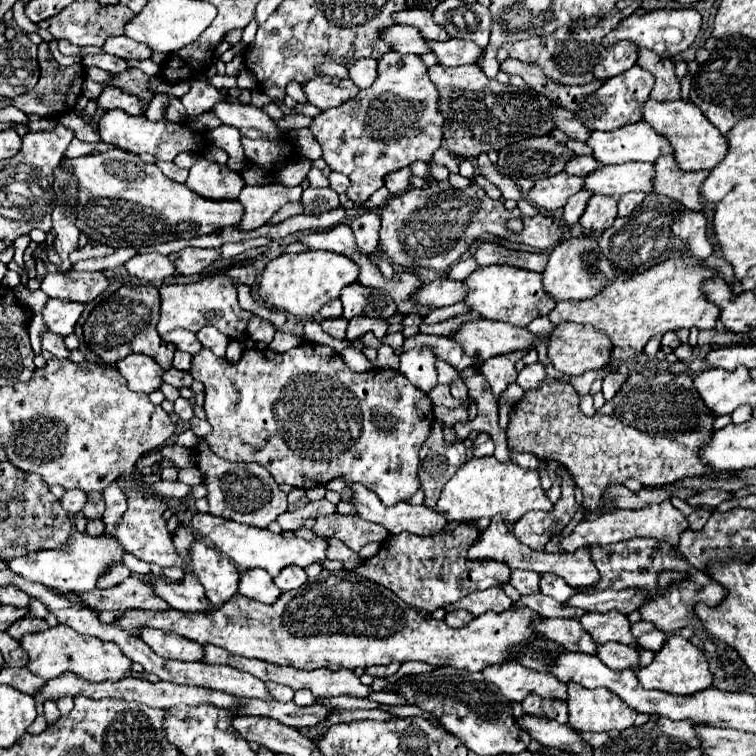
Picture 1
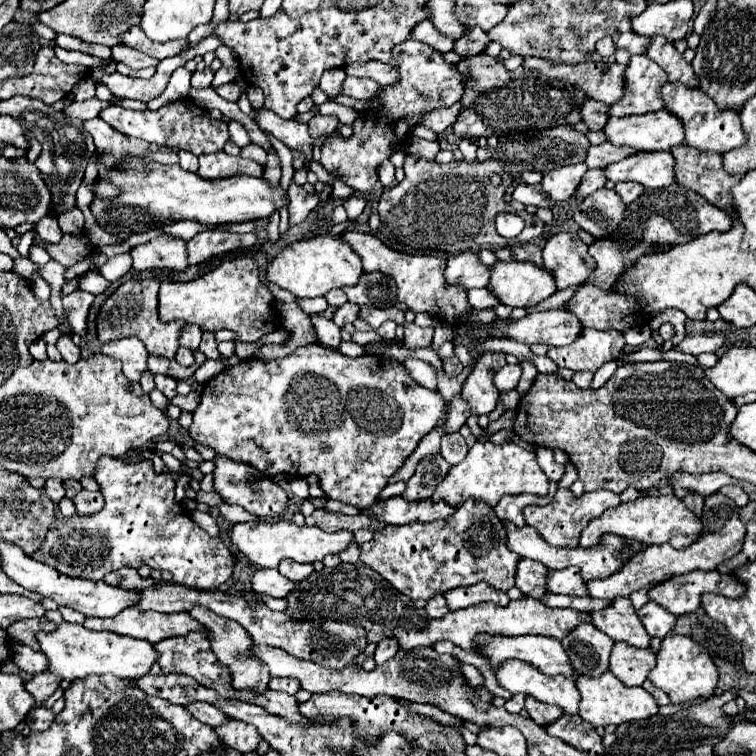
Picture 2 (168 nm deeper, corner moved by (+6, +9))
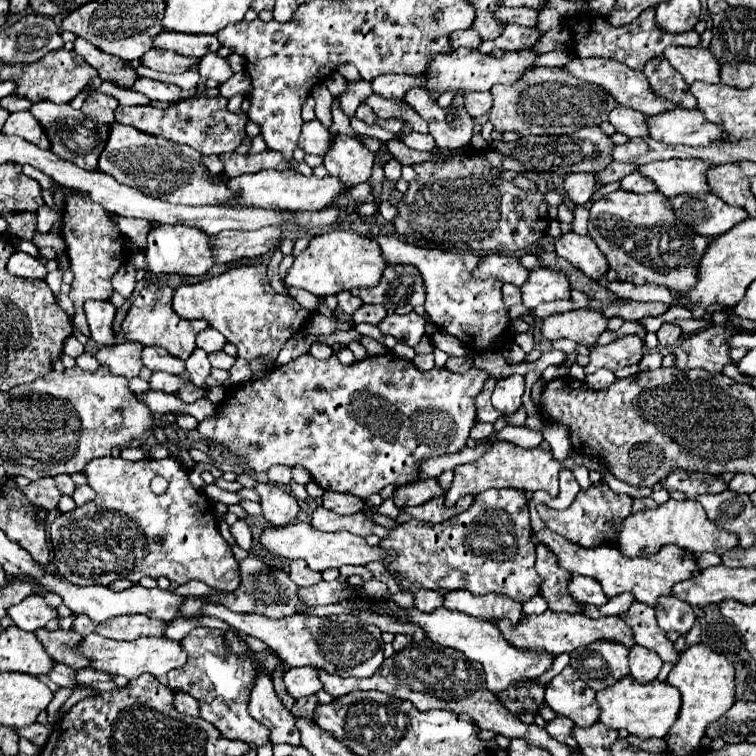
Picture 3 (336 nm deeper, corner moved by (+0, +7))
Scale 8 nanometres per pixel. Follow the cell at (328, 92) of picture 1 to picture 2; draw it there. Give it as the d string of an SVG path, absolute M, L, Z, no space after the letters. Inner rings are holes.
M347 77L343 83L343 93L355 99L369 99L381 91L381 85L375 79L361 79L361 77Z

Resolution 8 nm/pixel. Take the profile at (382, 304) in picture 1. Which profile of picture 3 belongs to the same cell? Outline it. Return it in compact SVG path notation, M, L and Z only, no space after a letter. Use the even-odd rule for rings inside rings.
M391 265L383 271L379 285L371 289L353 289L351 293L363 303L383 305L389 313L393 313L397 305L411 303L417 307L425 301L423 281L413 265Z

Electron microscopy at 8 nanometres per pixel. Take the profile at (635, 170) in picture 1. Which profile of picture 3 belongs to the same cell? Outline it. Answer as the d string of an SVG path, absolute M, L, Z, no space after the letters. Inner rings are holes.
M669 159L669 161L653 161L647 165L639 165L635 171L657 185L665 197L675 197L681 193L705 193L709 191L705 169L711 163L695 161L695 159Z

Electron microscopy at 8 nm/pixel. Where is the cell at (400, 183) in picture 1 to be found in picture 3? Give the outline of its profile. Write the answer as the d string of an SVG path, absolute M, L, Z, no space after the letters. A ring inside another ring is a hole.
M391 159L385 163L385 179L393 183L401 179L401 163L397 159Z

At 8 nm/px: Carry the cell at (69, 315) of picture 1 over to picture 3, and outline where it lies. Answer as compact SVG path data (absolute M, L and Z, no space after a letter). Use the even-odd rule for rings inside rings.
M85 301L85 315L87 323L91 329L91 339L99 345L113 345L113 317L115 317L115 307L109 301Z

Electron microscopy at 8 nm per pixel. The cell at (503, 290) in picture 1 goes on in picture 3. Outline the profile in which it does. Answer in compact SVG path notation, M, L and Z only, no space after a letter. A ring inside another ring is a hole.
M531 269L529 279L521 285L523 305L533 311L539 303L555 301L555 299L569 299L569 281L563 273L555 273L549 269Z

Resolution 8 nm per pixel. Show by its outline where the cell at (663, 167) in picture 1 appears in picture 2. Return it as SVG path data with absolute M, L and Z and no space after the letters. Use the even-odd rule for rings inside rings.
M679 145L679 147L673 147L671 149L673 157L675 157L675 167L677 167L677 183L687 187L687 189L693 189L695 193L699 193L701 197L705 197L709 203L713 203L715 207L721 207L721 209L733 209L733 197L729 195L731 187L743 177L741 175L729 175L725 169L723 169L723 159L721 155L717 153L701 153L689 145Z

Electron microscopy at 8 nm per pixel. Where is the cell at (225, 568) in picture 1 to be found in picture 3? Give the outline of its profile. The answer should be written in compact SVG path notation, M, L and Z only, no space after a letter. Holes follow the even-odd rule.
M99 457L95 461L89 461L83 473L87 475L87 483L97 491L97 499L91 505L61 513L49 525L53 565L63 577L67 577L67 581L73 581L77 585L109 585L121 577L127 577L133 583L139 583L141 577L167 577L171 581L177 581L179 585L197 579L221 591L235 591L239 587L239 565L233 559L231 545L221 537L217 529L213 507L207 501L205 493L191 487L189 473L177 459L143 459L133 463L121 457ZM155 475L161 475L169 481L167 493L155 495L149 489L149 483Z

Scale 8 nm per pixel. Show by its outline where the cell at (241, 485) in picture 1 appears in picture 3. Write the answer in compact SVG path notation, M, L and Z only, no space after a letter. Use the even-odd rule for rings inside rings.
M257 483L255 489L261 495L263 517L271 525L283 527L287 523L295 523L297 513L299 513L299 505L297 505L297 499L287 489L277 487L277 485L269 485L269 483Z

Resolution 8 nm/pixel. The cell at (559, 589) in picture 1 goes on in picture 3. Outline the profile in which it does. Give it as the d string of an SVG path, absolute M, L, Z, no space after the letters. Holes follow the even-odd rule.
M575 575L575 577L569 581L567 589L569 589L569 595L571 595L575 601L579 601L579 603L593 603L593 605L597 605L597 607L603 605L603 603L607 603L607 597L603 595L599 581L591 579L591 577Z

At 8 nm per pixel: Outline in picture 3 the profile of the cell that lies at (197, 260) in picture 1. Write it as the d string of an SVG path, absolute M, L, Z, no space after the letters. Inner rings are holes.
M263 227L257 231L221 231L209 237L215 263L231 263L243 257L259 257L277 249L283 231L279 227Z

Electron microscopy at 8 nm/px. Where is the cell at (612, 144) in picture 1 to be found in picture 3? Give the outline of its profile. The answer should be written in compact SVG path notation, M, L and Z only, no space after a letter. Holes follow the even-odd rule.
M671 109L647 117L647 129L655 141L667 145L707 145L721 141L717 125L711 125L697 109Z

